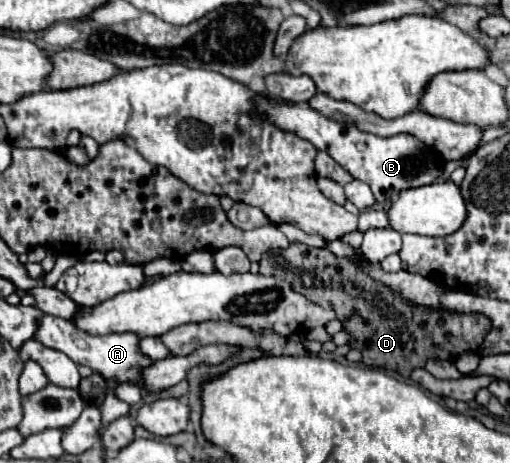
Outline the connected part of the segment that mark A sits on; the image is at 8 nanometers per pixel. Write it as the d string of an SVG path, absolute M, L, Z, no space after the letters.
M44 316L40 322L40 328L34 336L38 342L42 342L48 348L60 350L66 356L70 356L76 364L84 364L88 368L92 368L92 372L102 374L106 380L112 380L116 384L124 384L124 382L132 382L138 388L144 386L144 378L142 372L154 364L154 360L146 354L142 354L140 350L140 336L134 332L126 332L126 334L106 334L106 336L90 336L82 330L78 330L74 324L70 324L70 320L62 320L56 316Z

